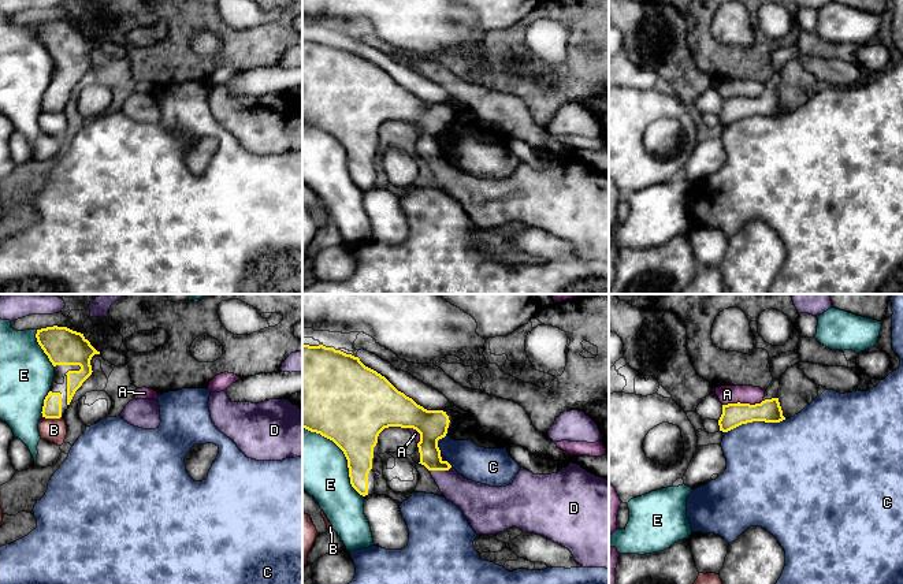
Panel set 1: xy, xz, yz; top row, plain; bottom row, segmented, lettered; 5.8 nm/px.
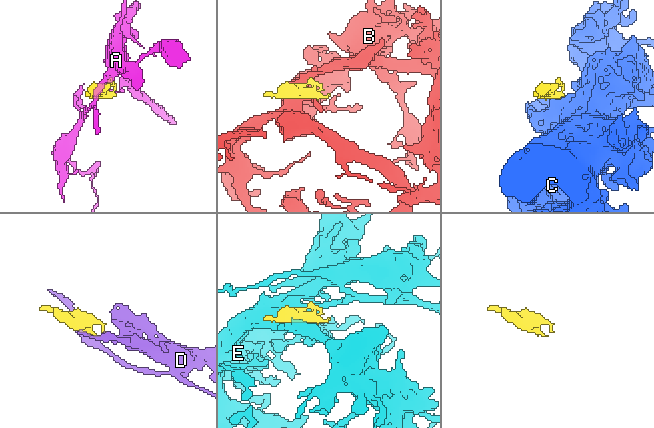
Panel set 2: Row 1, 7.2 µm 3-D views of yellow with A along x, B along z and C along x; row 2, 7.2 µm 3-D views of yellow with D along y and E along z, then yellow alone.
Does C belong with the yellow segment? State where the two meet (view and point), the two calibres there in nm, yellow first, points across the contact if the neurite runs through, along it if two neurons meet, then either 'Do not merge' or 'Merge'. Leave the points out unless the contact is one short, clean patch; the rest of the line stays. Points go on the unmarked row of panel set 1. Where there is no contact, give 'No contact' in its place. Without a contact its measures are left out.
Touches yellow at yz (754, 114). Thickness 140 nm (yellow) against 460 nm. Boundary: yz (786, 112), (779, 115), (747, 115), (724, 126). Do not merge

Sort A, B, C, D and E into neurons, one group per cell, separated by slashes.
A / B / C / D / E

